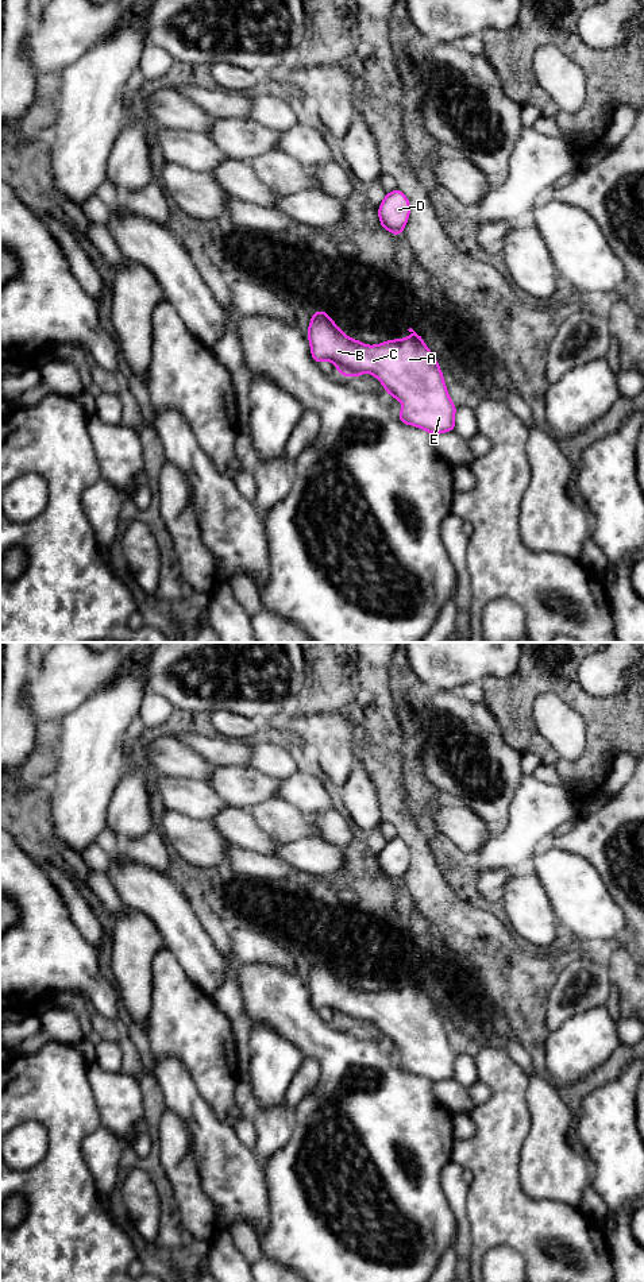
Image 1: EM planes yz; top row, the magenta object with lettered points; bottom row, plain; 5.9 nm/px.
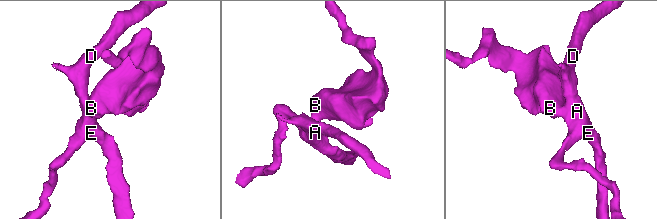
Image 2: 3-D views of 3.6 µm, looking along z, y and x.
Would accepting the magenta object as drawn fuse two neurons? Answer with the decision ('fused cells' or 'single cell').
single cell

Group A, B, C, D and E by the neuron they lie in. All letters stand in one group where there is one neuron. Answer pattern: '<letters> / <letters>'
A B C D E

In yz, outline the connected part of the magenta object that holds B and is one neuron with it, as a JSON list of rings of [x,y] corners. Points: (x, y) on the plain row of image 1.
[[[324,958],[309,970],[308,988],[316,1011],[332,1009],[343,1024],[373,1022],[386,1040],[402,1051],[398,1067],[439,1082],[454,1080],[456,1054],[452,1051],[436,1005],[412,976],[410,985],[377,993],[344,982]]]

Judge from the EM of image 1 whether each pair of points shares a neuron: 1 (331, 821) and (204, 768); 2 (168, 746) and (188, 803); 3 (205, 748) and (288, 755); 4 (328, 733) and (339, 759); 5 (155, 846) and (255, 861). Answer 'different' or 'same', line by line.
1: same
2: same
3: same
4: same
5: different

